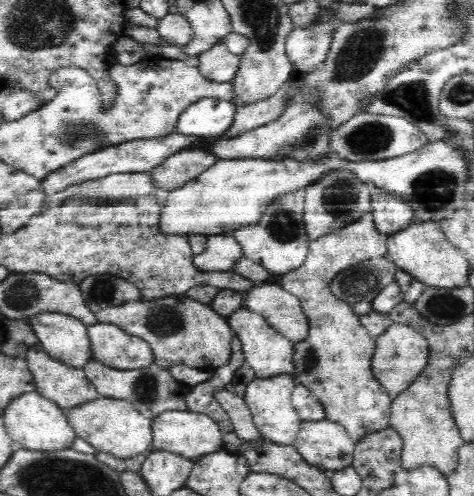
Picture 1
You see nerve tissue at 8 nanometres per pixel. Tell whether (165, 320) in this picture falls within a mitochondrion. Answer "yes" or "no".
yes

